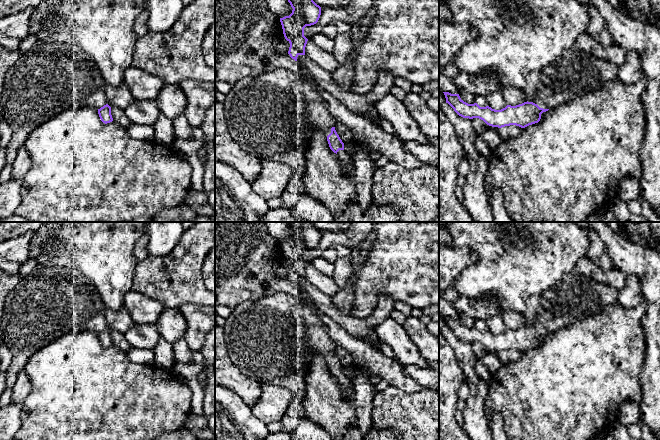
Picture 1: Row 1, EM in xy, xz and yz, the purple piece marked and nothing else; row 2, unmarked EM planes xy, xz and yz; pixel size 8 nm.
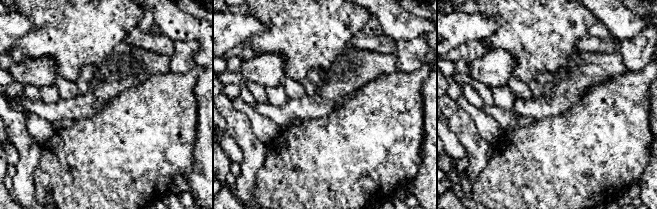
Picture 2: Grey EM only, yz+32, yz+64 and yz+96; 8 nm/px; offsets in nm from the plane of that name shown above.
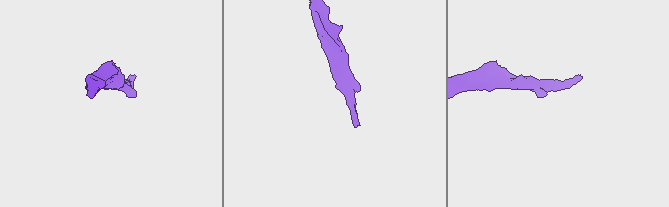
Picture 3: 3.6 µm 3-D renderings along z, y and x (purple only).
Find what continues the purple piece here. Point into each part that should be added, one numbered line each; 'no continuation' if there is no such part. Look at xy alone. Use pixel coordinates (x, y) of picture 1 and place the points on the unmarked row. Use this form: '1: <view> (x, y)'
1: xy (48, 303)

